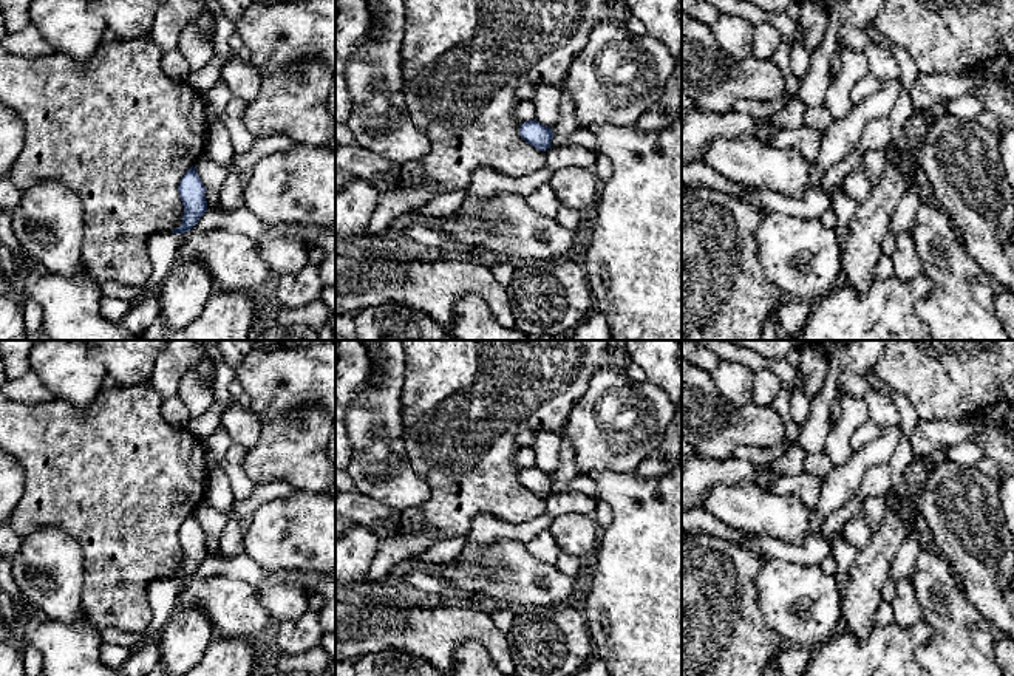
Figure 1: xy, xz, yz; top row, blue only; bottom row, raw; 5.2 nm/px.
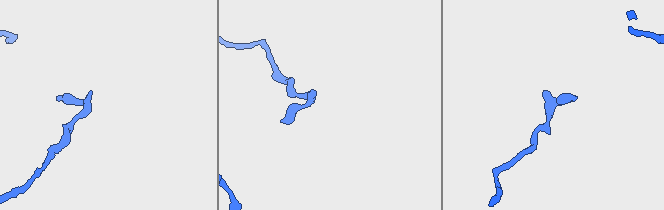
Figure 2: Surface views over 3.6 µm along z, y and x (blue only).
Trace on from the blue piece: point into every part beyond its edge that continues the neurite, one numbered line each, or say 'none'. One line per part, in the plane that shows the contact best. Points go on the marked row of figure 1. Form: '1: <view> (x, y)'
none

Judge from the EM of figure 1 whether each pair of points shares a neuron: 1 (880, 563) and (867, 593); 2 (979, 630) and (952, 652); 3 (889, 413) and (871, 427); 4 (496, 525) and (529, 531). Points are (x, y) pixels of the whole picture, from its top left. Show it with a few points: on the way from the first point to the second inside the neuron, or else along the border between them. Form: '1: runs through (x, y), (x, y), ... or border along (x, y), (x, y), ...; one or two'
1: runs through (872, 571), (867, 576), (867, 585); one
2: runs through (973, 633), (959, 647); one
3: border along (869, 418), (883, 429); two
4: runs through (504, 529), (521, 531); one

